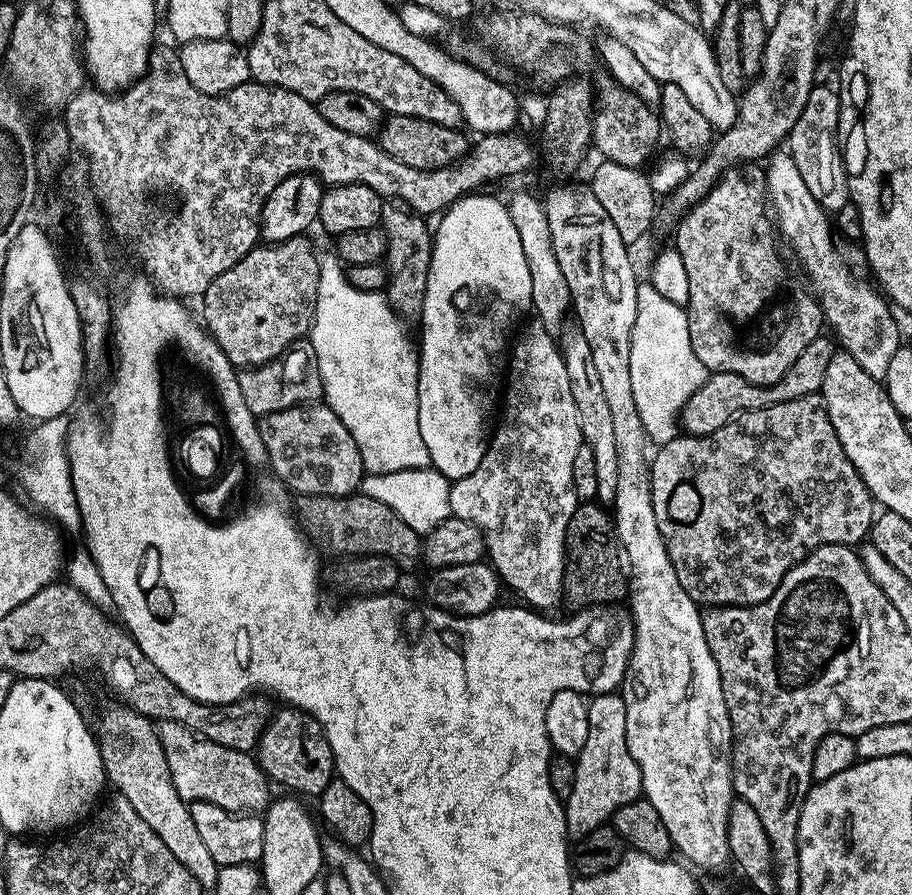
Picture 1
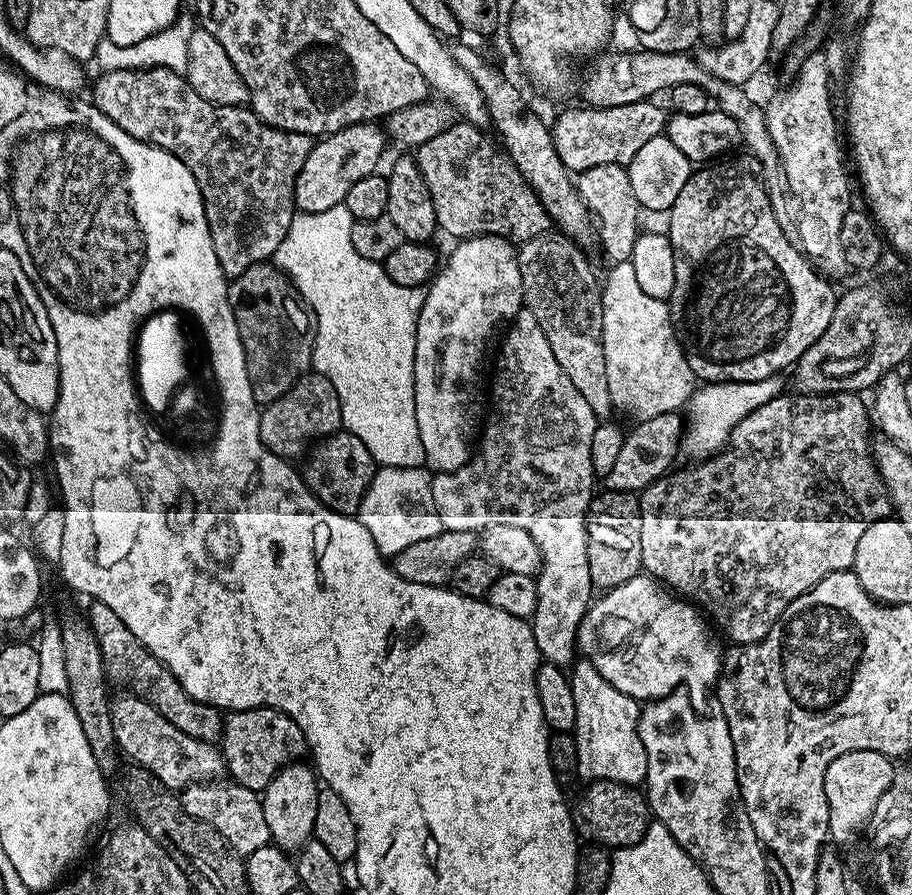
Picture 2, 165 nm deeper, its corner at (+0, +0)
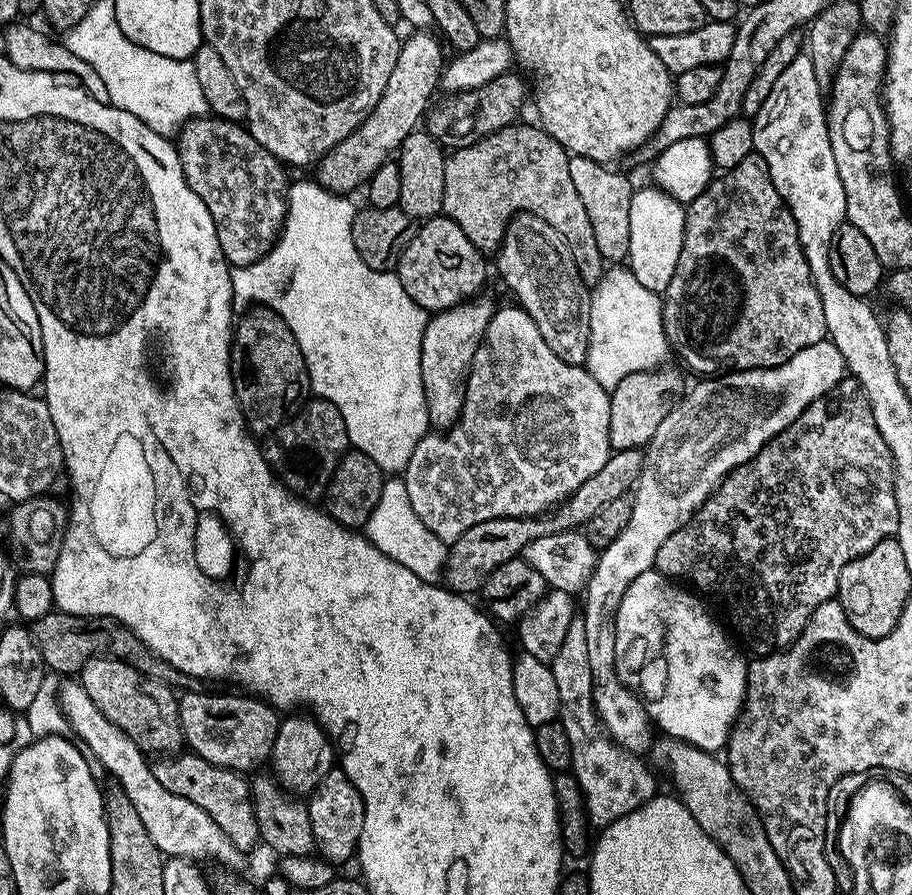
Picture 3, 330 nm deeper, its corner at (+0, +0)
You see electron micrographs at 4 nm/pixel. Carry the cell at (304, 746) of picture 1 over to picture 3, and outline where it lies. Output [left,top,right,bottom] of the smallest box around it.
[180,692,281,774]

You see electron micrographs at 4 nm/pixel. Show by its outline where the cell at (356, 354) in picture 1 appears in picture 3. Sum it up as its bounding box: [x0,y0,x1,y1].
[232,178,430,474]

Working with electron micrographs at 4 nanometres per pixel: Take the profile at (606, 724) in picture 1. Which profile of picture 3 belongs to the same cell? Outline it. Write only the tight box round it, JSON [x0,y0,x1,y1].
[582,338,845,753]

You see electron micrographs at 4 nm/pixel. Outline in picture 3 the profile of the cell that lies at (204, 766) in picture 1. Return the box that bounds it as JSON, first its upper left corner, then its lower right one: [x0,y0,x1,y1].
[78,655,185,758]

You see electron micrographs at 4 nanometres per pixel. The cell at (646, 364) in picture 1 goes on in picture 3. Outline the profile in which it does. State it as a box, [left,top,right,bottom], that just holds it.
[588,266,670,389]

